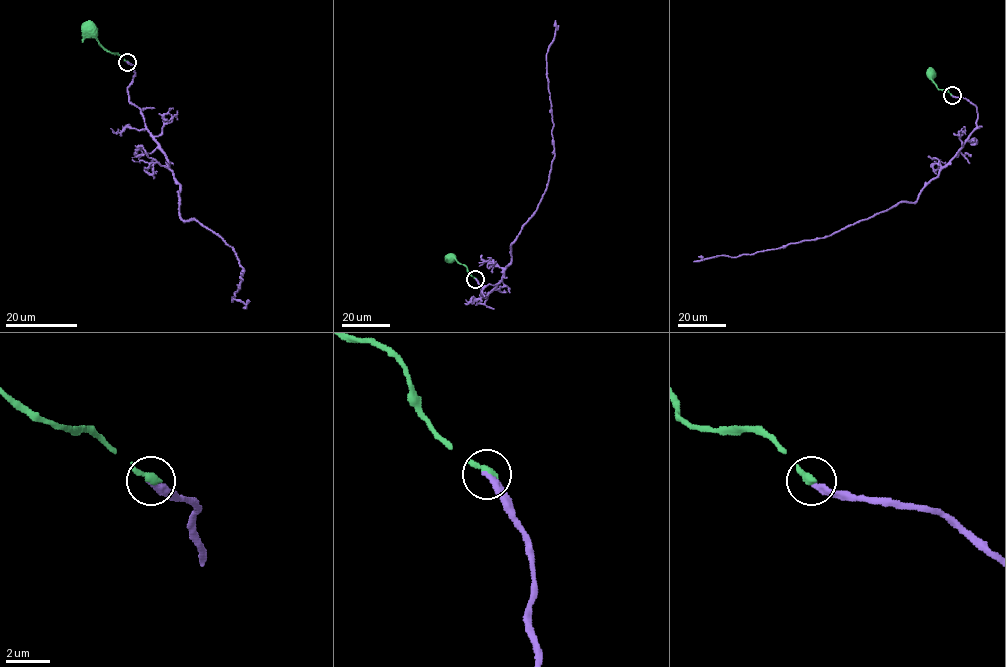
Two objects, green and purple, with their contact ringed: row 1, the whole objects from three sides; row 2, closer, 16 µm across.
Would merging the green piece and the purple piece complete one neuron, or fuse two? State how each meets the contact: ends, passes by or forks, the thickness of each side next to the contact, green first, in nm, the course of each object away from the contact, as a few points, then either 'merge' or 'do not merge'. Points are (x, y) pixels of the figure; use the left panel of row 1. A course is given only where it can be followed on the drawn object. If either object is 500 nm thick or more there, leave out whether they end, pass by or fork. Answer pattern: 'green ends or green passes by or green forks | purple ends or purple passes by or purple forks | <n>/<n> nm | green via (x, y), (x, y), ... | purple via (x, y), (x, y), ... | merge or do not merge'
green ends | purple ends | 360/280 nm | green via (127, 61), (118, 53), (108, 52), (91, 31) | purple via (127, 61), (135, 76), (128, 100), (179, 184), (179, 217), (236, 253), (244, 270), (232, 302), (245, 308) | merge

